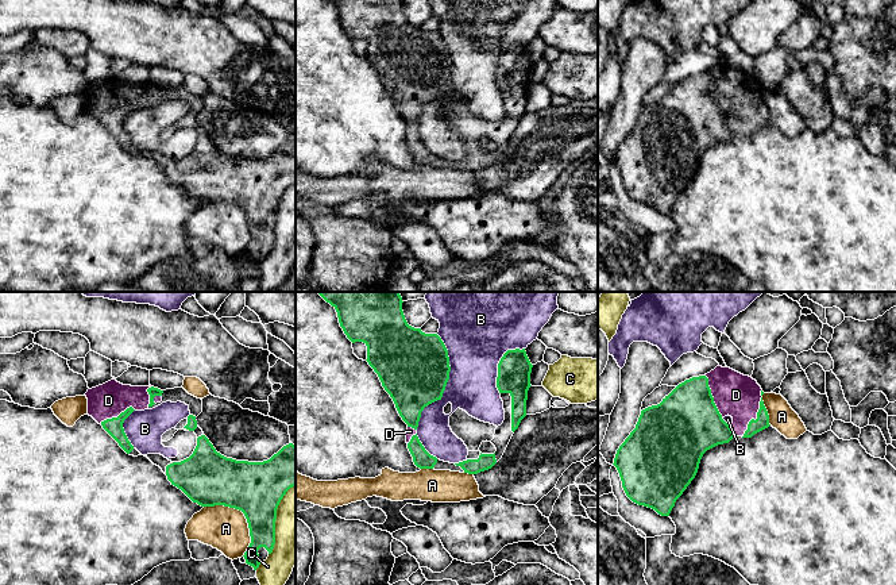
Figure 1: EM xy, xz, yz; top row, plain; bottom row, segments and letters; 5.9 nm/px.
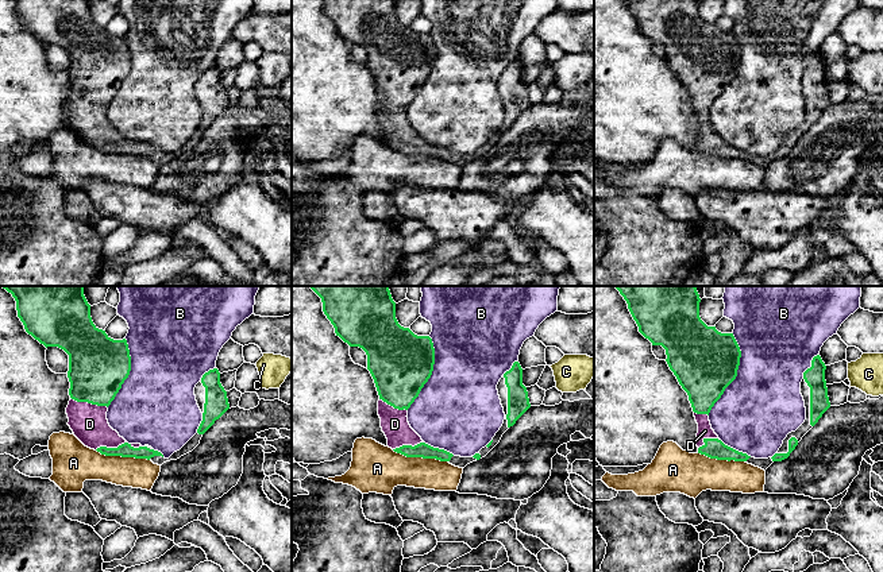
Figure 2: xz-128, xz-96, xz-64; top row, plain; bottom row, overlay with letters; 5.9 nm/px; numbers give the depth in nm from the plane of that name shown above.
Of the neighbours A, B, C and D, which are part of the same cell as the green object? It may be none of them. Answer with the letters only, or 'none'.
D

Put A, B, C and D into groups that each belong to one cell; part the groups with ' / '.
A / B / C / D

